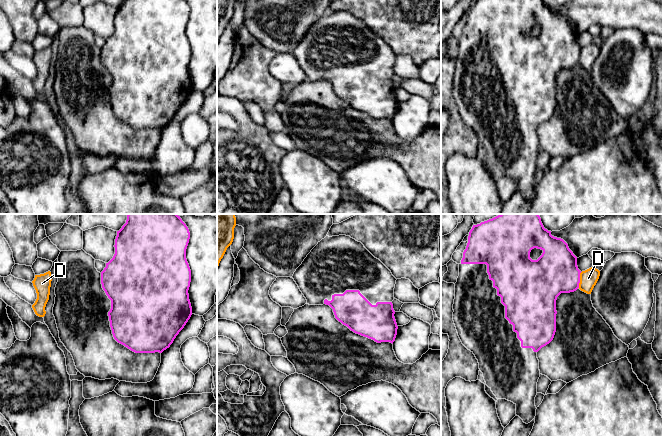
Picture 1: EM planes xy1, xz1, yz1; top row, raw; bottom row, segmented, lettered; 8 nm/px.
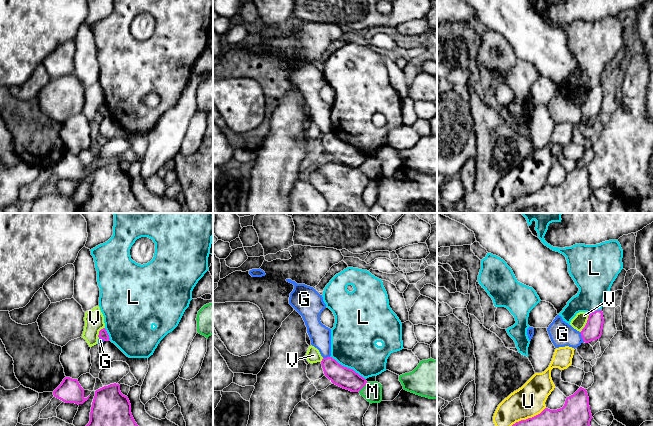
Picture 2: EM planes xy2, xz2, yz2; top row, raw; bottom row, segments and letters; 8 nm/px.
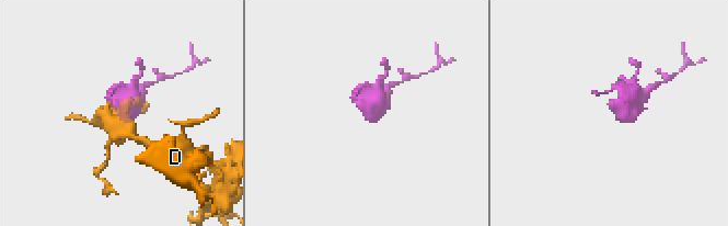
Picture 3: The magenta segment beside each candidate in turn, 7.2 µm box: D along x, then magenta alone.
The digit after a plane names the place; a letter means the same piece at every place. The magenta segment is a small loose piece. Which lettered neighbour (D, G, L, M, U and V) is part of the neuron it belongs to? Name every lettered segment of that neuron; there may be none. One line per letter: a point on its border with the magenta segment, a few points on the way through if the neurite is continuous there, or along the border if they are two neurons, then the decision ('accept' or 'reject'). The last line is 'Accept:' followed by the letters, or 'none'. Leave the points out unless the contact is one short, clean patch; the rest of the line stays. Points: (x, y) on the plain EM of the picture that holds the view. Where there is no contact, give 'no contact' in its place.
D: yz1 (579, 56) | reject
G: yz2 (582, 113) | along yz2 (579, 108), (584, 117) | reject
L: xz2 (348, 144) | reject
M: xz2 (362, 163) | along xz2 (367, 158), (358, 167) | reject
U: yz2 (524, 196) | reject
V: yz2 (586, 99) | along yz2 (589, 90), (586, 100), (580, 108) | reject
Accept: none

